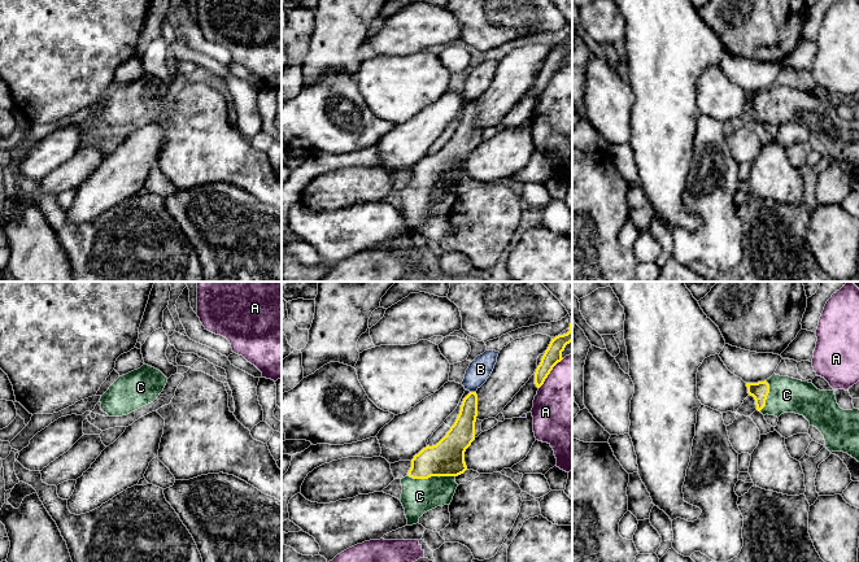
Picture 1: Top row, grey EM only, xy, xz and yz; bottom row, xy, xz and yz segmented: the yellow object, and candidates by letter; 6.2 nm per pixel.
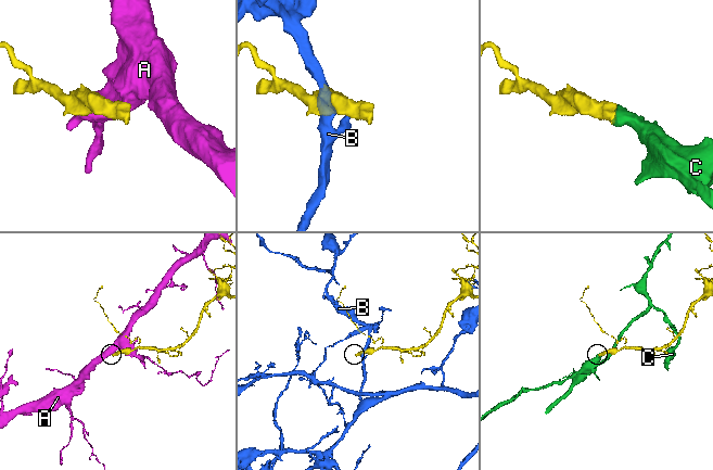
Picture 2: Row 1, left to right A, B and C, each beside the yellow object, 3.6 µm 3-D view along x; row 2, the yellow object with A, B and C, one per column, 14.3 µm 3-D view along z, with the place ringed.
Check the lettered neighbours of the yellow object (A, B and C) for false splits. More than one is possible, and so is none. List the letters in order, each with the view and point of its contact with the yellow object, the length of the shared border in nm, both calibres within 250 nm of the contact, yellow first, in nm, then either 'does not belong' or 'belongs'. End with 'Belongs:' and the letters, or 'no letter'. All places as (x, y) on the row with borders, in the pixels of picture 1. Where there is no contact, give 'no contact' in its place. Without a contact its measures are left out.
A: meets yellow in xz at (549, 373); contact 240 nm long; 110 nm thick on the yellow side, 460 nm on the other; does not belong
B: meets yellow in xz at (472, 392); contact 40 nm long; 150 nm thick on the yellow side, 140 nm on the other; does not belong
C: meets yellow in xz at (431, 475); contact 300 nm long; 220 nm thick on the yellow side, 220 nm on the other; belongs
Belongs: C

